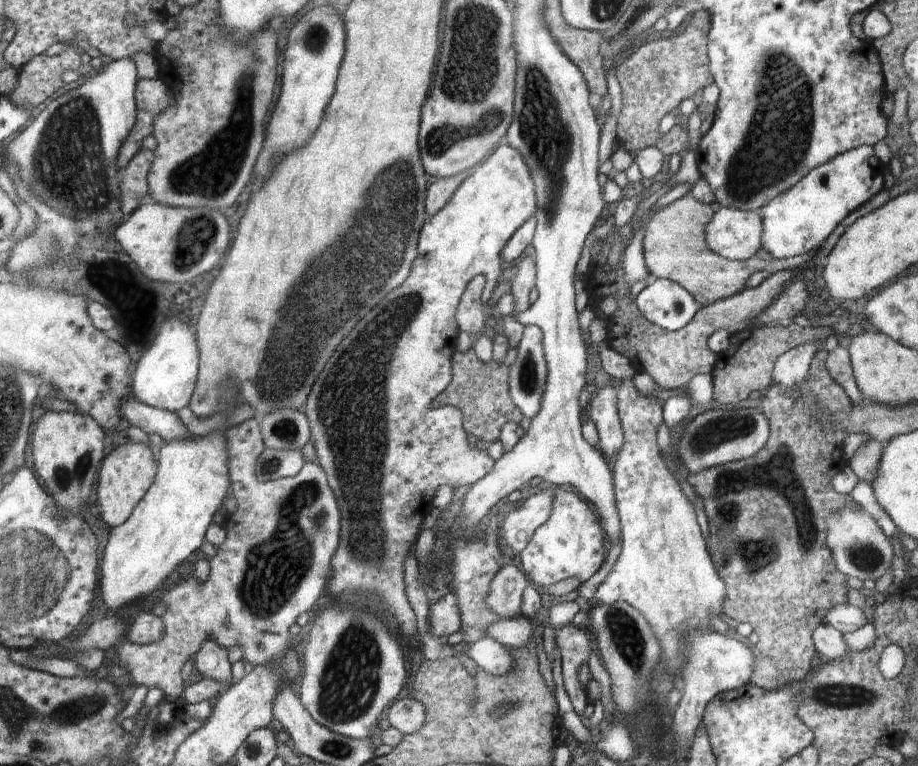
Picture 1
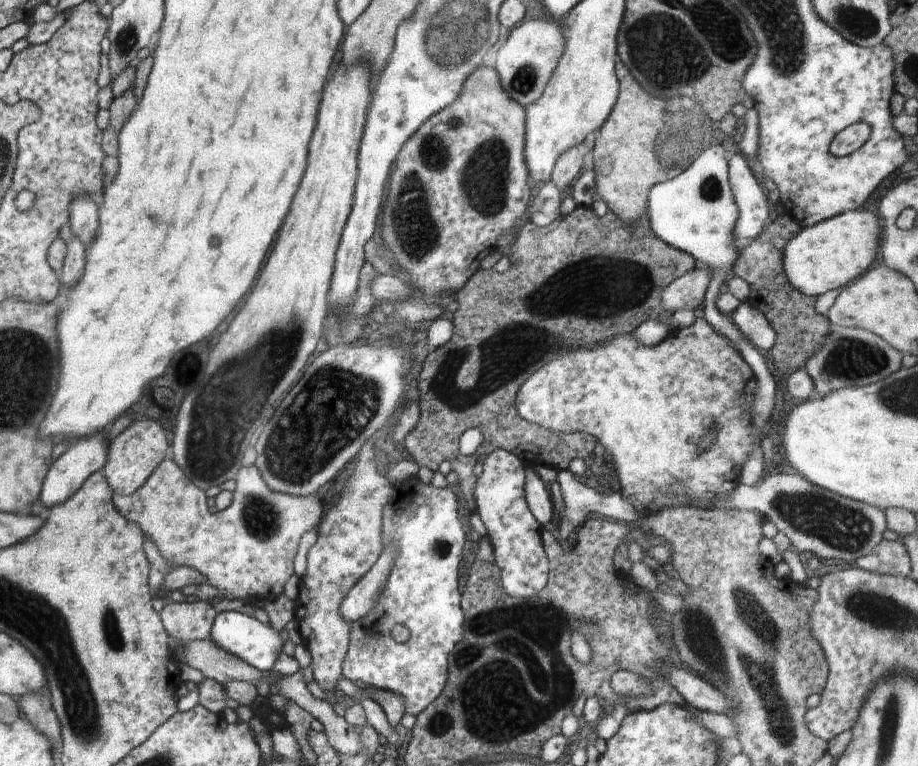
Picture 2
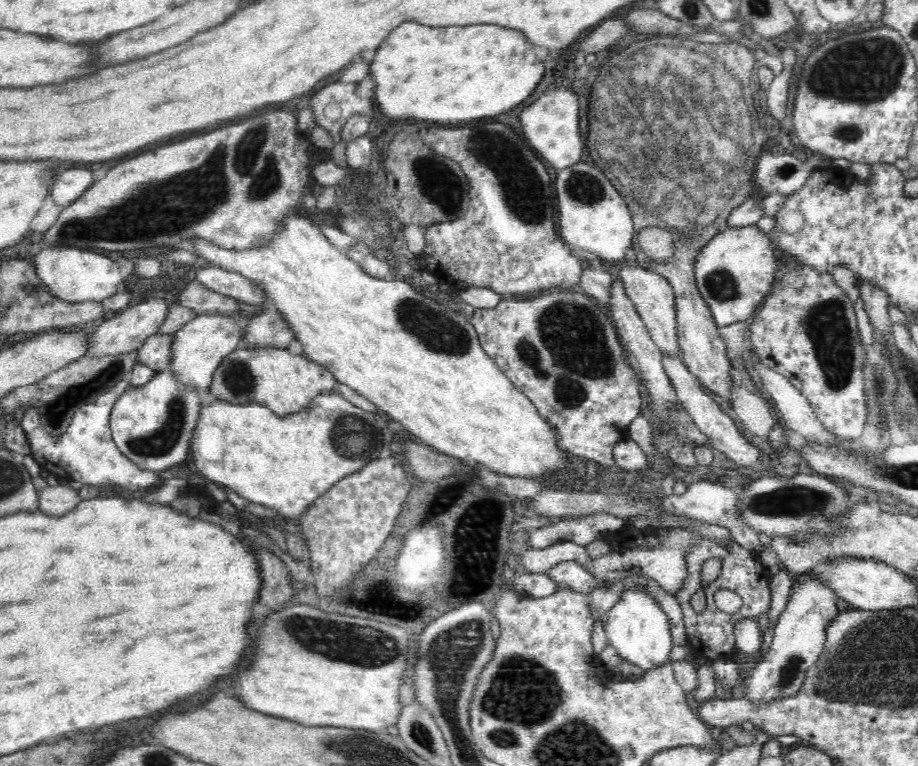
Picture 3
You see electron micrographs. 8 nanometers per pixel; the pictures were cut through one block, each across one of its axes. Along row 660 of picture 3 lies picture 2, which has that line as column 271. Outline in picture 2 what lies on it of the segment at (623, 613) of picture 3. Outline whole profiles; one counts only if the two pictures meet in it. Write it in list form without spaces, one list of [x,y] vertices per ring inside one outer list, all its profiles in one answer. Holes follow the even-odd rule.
[[[222,611],[215,615],[209,638],[222,650],[236,655],[240,660],[261,671],[271,671],[277,656],[282,652],[284,633],[278,633],[270,625],[236,611]]]

